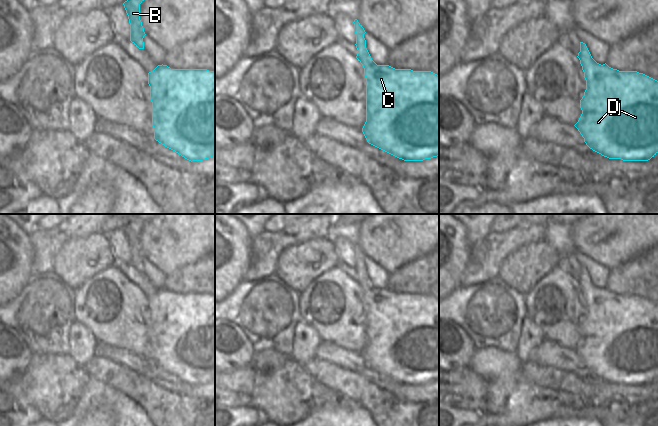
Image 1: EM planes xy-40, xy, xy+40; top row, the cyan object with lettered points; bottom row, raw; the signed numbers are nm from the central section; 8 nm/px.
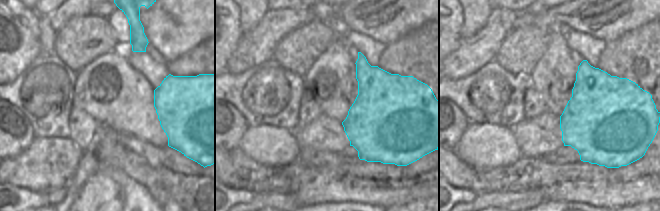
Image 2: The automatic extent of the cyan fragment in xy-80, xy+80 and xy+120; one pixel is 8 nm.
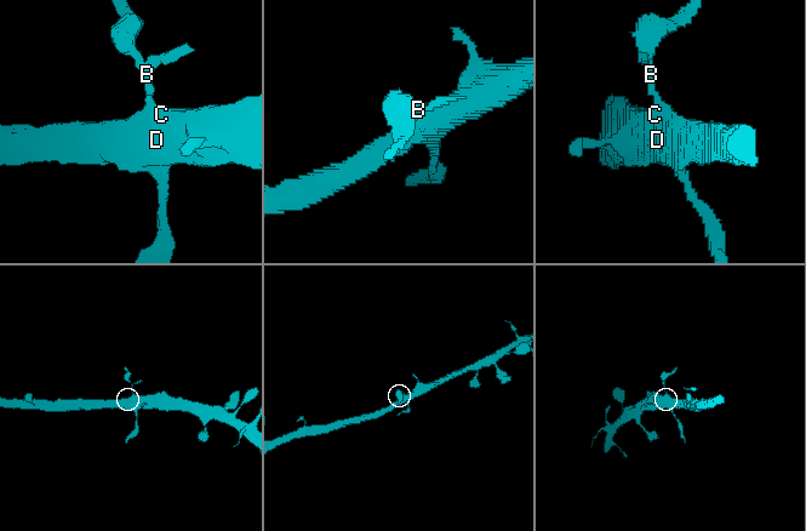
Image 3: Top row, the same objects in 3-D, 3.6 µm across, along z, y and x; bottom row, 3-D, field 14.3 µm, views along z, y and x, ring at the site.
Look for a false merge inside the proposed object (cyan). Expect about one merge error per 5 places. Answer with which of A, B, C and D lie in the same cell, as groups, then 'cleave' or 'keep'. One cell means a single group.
A B C D | keep

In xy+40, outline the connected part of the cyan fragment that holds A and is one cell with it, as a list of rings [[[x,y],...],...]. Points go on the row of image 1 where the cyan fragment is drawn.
[[[580,42],[577,57],[584,72],[586,90],[580,100],[582,114],[574,126],[584,138],[586,145],[609,159],[650,160],[658,153],[658,81],[637,71],[619,71],[606,63],[603,65],[597,63],[583,42]]]

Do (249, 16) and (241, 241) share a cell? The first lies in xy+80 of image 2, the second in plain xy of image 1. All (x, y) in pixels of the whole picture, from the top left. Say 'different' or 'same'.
different

